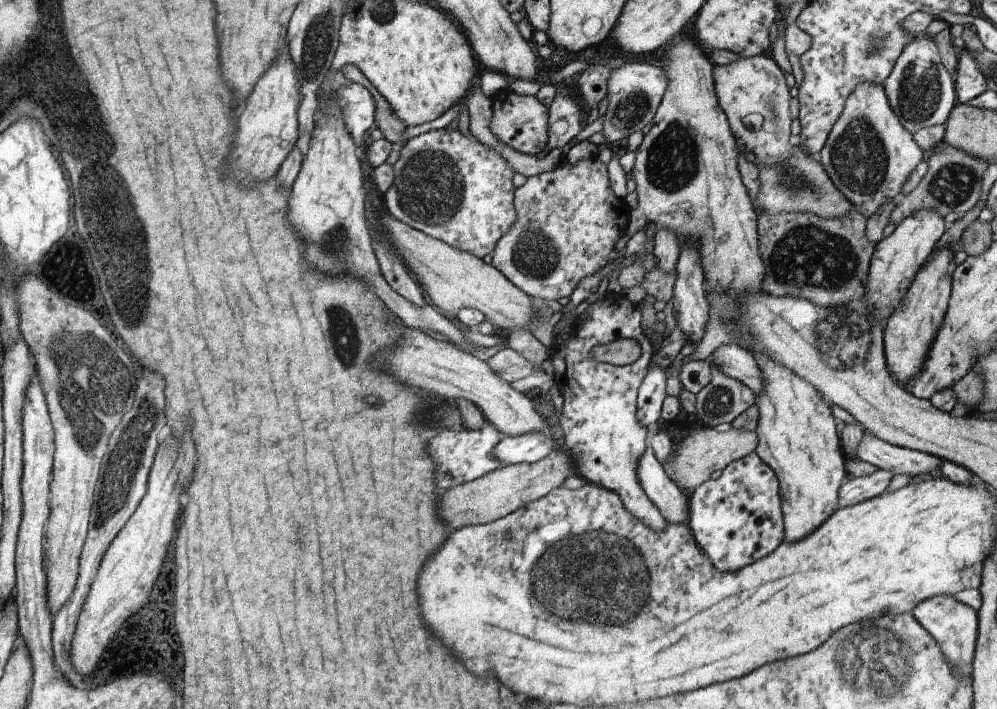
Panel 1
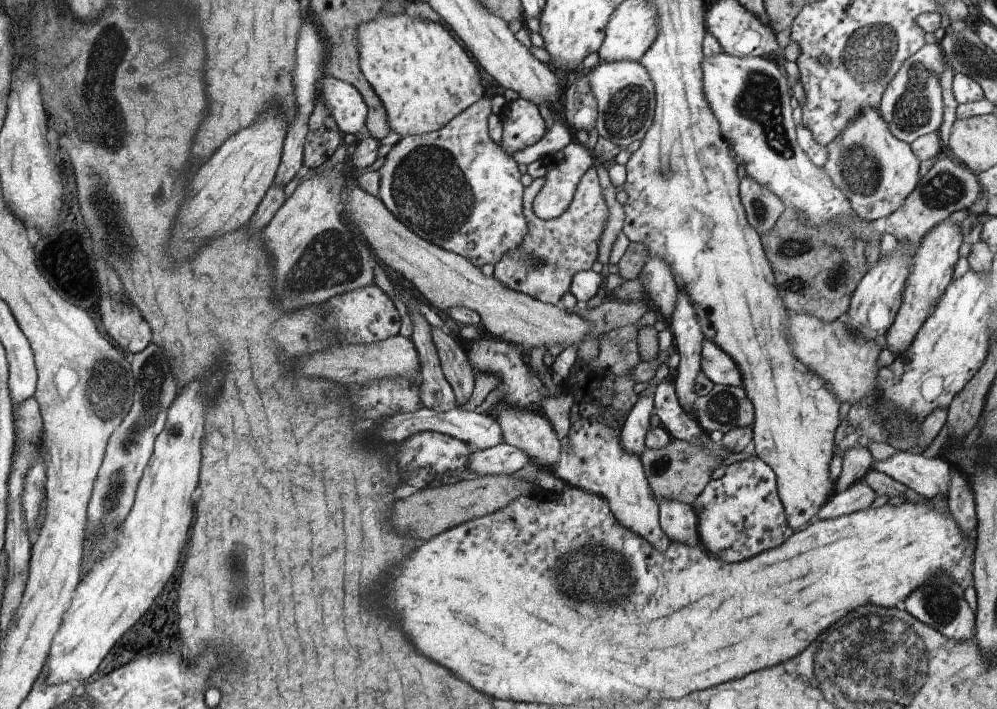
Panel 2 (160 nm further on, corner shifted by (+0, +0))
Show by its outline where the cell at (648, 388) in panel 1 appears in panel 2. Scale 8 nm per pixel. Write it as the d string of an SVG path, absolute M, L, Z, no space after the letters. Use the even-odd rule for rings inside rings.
M652 394L638 399L619 432L621 447L630 455L641 456L645 449L645 436L650 428L650 415L655 408Z

